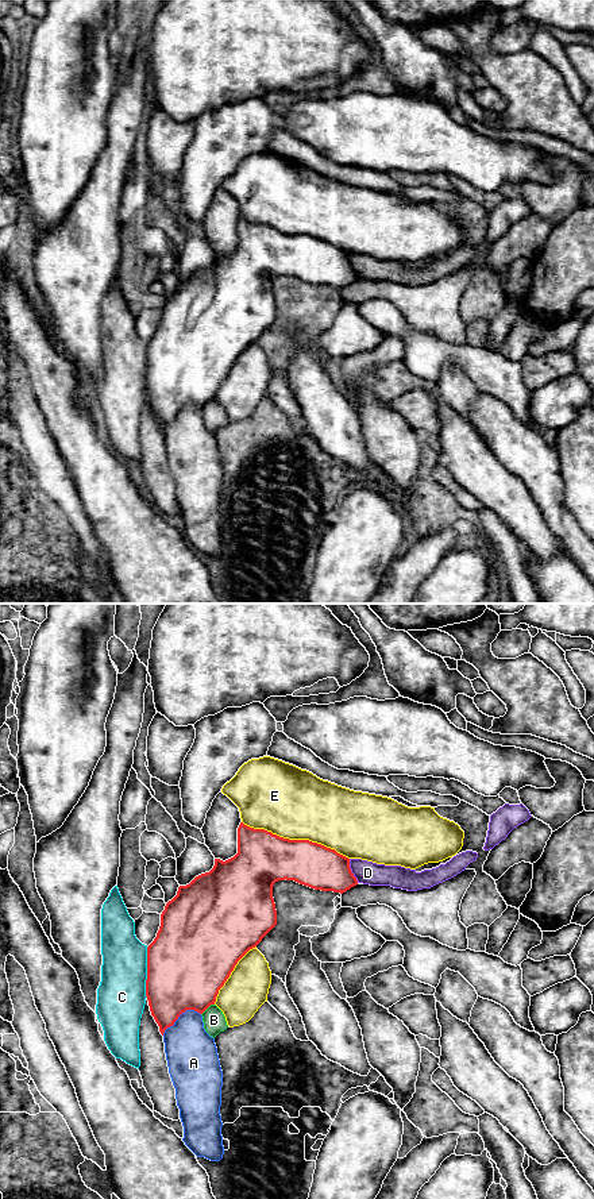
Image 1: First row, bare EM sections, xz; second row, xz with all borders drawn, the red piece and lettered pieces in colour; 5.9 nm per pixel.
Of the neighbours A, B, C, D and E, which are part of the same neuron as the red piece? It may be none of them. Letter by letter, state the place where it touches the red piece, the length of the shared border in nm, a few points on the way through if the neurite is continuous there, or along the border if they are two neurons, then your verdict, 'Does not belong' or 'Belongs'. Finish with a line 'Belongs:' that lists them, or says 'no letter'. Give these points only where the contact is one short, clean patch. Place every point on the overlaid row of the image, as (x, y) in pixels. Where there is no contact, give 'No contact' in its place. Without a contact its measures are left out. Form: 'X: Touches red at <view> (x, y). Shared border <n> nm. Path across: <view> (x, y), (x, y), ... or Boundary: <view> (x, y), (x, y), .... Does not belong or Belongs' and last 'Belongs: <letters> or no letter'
A: Touches red at xz (180, 1014). Shared border 260 nm. Does not belong
B: Touches red at xz (207, 1007). Shared border 100 nm. Does not belong
C: Touches red at xz (147, 972). Shared border 300 nm. Does not belong
D: Touches red at xz (350, 871). Shared border 160 nm. Boundary: xz (348, 859), (348, 867), (358, 882). Does not belong
E: Touches red at xz (296, 840). Shared border 700 nm. Does not belong
Belongs: no letter

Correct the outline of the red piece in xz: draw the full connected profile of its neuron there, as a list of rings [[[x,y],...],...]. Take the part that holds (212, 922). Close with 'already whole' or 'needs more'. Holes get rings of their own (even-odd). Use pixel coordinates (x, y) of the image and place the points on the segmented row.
[[[240,822],[238,853],[225,861],[215,859],[215,865],[209,872],[201,874],[189,884],[178,887],[177,895],[166,903],[161,914],[157,937],[147,947],[146,996],[162,1036],[186,1010],[202,1014],[211,1005],[215,1005],[219,990],[224,986],[238,961],[277,925],[273,886],[285,879],[315,890],[340,894],[358,884],[350,868],[350,859],[335,849],[309,840],[284,838]]] | already whole

